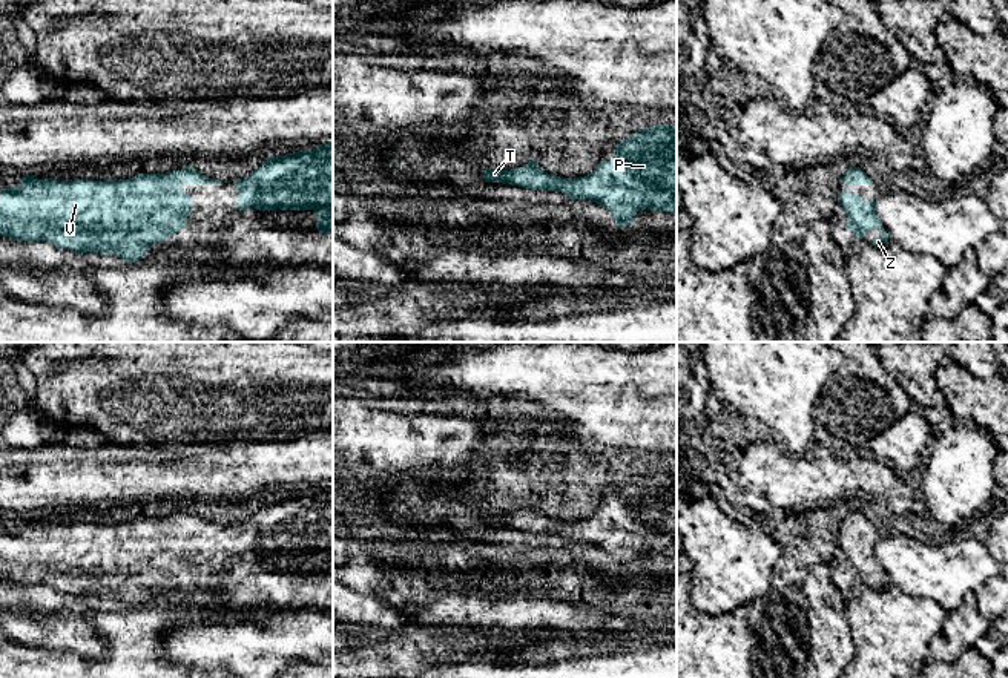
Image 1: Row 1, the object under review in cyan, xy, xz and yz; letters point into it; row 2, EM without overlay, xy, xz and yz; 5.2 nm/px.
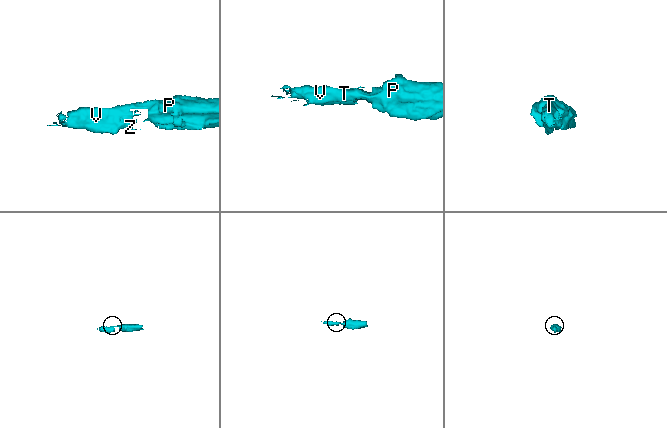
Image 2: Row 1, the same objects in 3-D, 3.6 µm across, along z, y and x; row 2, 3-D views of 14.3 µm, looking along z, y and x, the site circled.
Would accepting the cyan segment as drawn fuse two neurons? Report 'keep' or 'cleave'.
keep

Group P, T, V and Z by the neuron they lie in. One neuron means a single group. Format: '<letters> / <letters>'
P T V Z

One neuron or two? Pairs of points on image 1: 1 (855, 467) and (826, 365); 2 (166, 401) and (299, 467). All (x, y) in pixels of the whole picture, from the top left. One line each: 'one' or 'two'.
1: two
2: two

